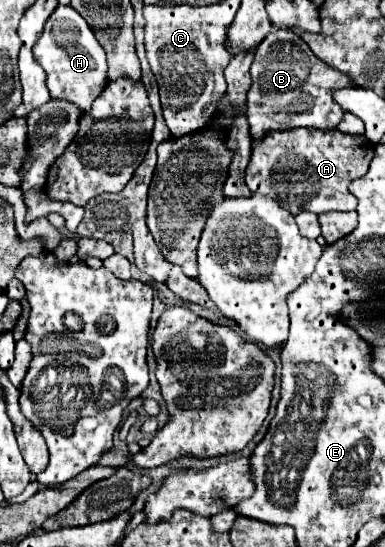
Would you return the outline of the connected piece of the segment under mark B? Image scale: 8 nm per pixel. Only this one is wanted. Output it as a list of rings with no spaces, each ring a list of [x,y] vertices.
[[[272,30],[256,48],[252,62],[252,88],[248,92],[248,122],[254,140],[270,130],[292,130],[298,126],[332,130],[344,112],[332,100],[332,92],[352,86],[350,78],[328,68],[314,56],[308,44],[292,30]]]

